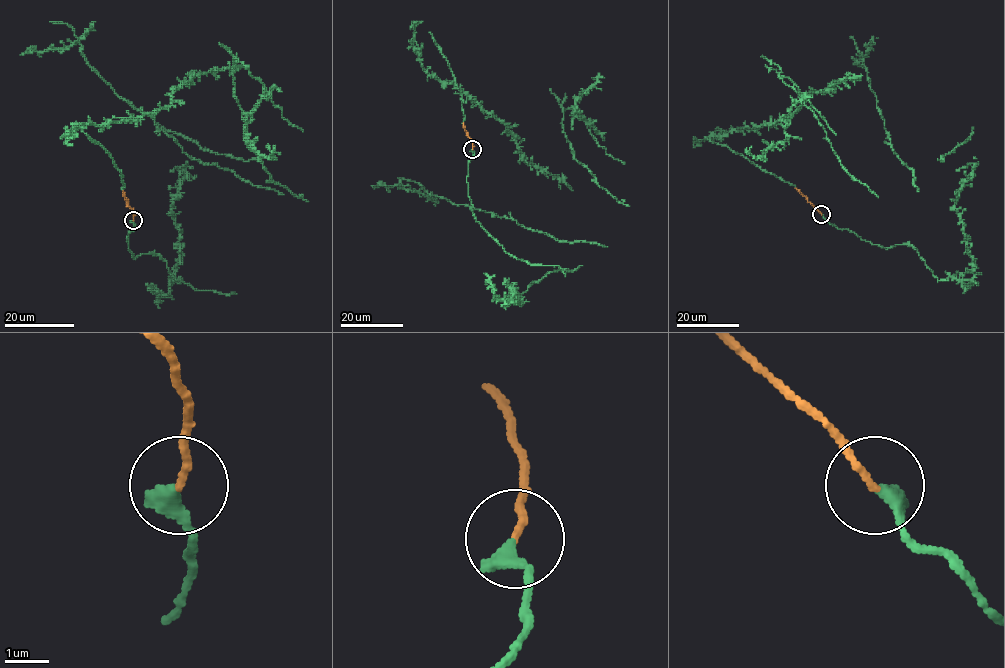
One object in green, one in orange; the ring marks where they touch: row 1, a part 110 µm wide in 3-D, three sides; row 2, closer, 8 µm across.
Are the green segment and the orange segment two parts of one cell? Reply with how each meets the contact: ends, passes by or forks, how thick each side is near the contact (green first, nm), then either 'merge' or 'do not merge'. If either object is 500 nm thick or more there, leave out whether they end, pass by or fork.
green ends there; orange ends there; 400 nm thick on the green side, 150 nm on the other; merge

